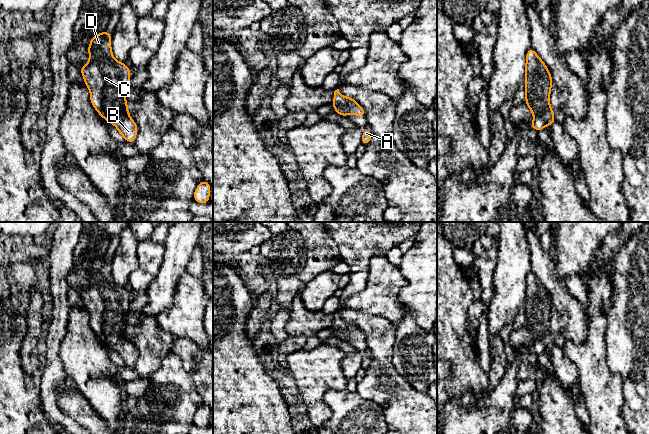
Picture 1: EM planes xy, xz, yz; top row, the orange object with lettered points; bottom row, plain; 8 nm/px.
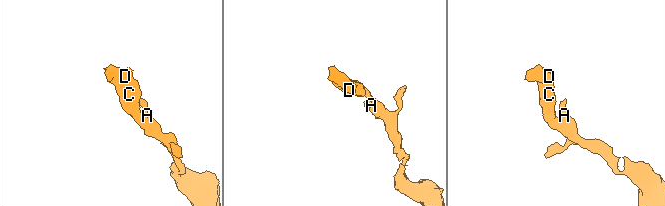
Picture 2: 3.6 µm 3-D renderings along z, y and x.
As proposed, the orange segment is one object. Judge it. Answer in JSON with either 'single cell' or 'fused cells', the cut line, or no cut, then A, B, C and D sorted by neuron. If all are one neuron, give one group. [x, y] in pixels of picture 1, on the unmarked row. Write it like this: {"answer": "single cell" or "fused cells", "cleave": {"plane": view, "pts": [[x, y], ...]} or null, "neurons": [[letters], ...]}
{"answer": "single cell", "cleave": null, "neurons": [["A", "B", "C", "D"]]}

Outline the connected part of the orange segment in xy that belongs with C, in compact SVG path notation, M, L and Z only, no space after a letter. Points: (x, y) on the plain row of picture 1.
M107 254L92 260L87 270L89 286L80 294L90 315L92 330L118 353L127 366L134 368L138 351L128 338L125 321L131 301L130 292L114 282L111 262L112 258Z

